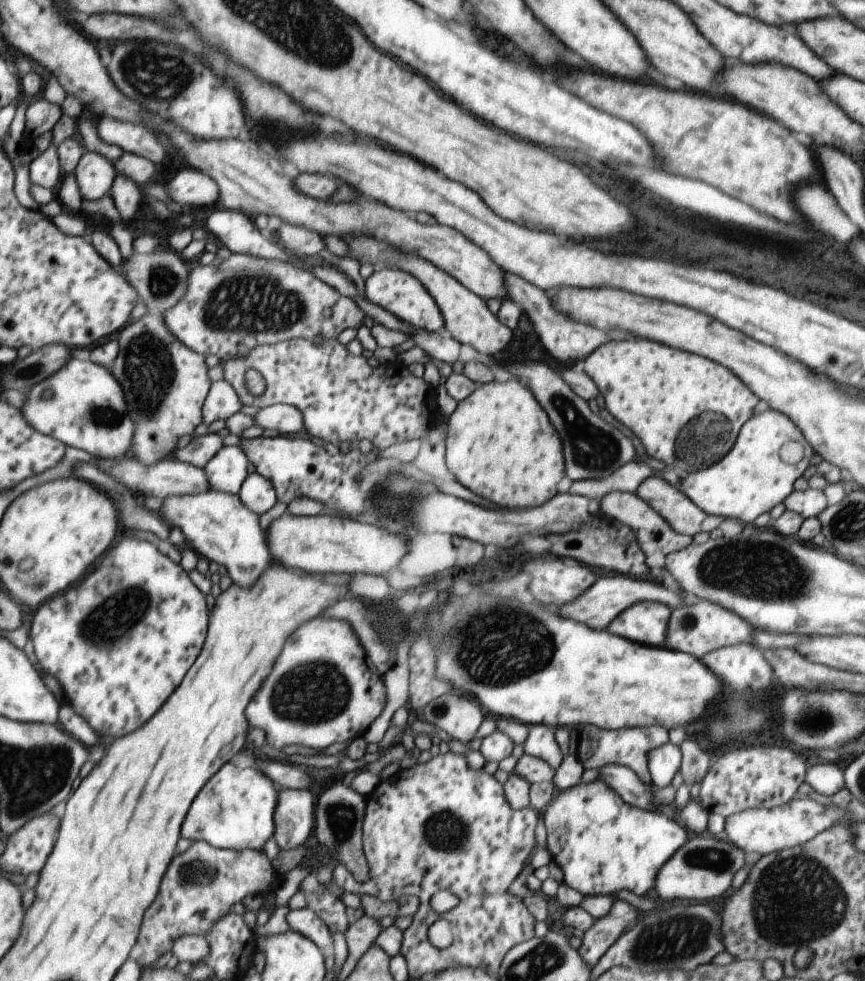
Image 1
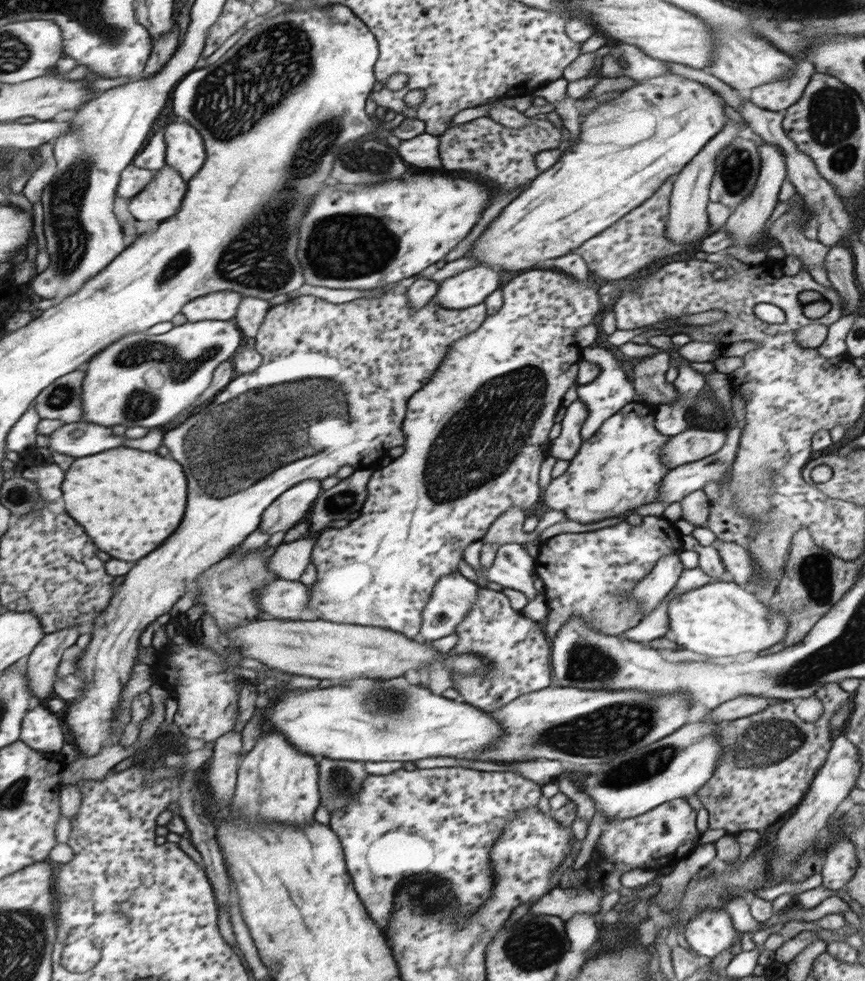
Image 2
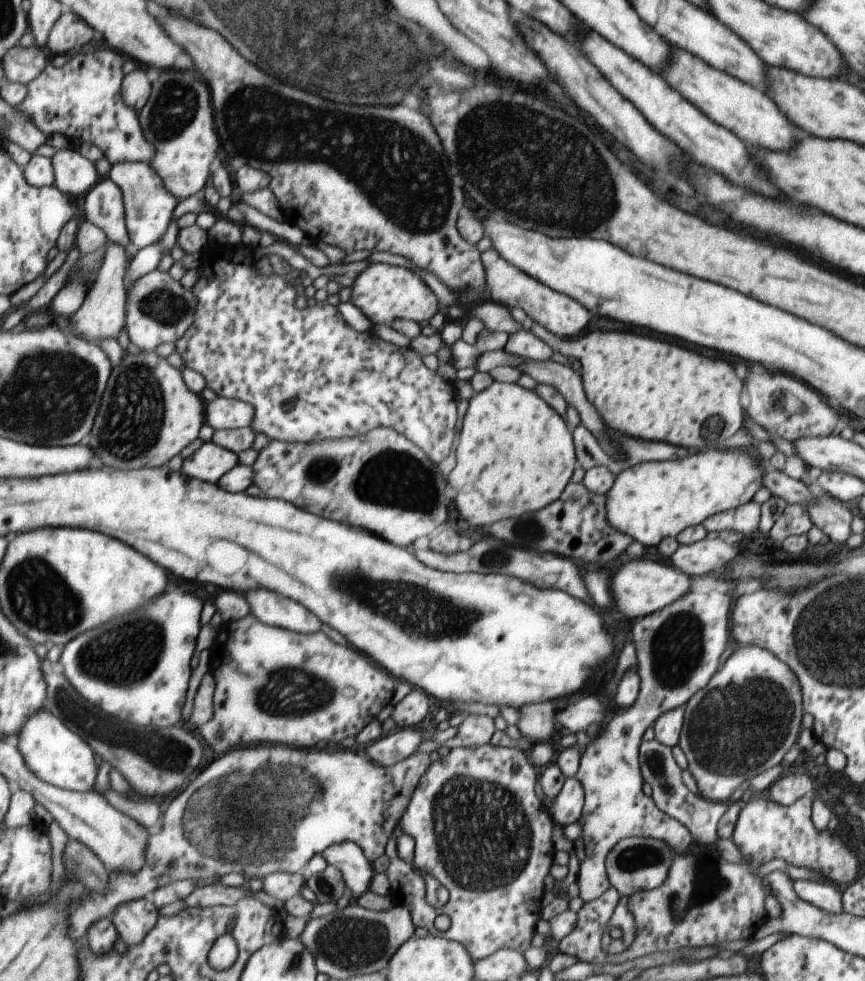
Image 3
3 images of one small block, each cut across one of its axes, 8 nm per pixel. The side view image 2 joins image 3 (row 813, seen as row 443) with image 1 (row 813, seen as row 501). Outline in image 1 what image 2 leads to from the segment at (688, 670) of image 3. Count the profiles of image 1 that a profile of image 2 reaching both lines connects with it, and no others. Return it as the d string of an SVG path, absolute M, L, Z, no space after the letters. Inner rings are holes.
M598 779L588 782L588 784L580 781L576 786L572 786L572 788L566 788L566 790L562 790L562 792L555 793L552 801L542 812L545 814L543 820L547 832L548 851L552 860L558 864L564 873L563 884L566 884L567 886L570 886L570 888L578 890L580 894L589 897L596 895L610 896L610 894L614 894L614 892L618 892L618 890L628 890L628 892L634 892L636 896L646 896L646 894L657 885L657 876L658 873L661 872L662 866L664 866L666 862L677 853L677 850L689 839L687 832L680 827L674 819L670 819L666 815L660 813L655 814L652 811L626 804L617 791L610 790L610 786L606 786L606 782L602 782L602 780Z

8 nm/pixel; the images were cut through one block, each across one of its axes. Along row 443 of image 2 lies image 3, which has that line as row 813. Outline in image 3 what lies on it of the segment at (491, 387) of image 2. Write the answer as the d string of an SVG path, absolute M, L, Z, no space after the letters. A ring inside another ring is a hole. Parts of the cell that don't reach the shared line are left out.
M492 743L475 748L455 747L447 756L430 762L404 812L406 818L402 816L399 823L404 834L415 840L413 862L404 862L398 856L397 838L390 837L386 849L386 856L390 859L385 871L390 884L387 895L394 907L408 909L416 928L425 928L432 936L439 935L461 943L474 960L484 960L500 949L522 952L529 949L538 922L538 918L530 918L530 914L538 914L538 904L544 892L546 858L554 856L552 818L536 796L536 780L536 768L522 749L516 747L497 747ZM515 765L518 769L514 771ZM421 872L434 876L448 889L449 899L442 908L432 908L426 902L426 884ZM442 914L450 918L450 927L446 931L439 931L434 926L436 918Z

